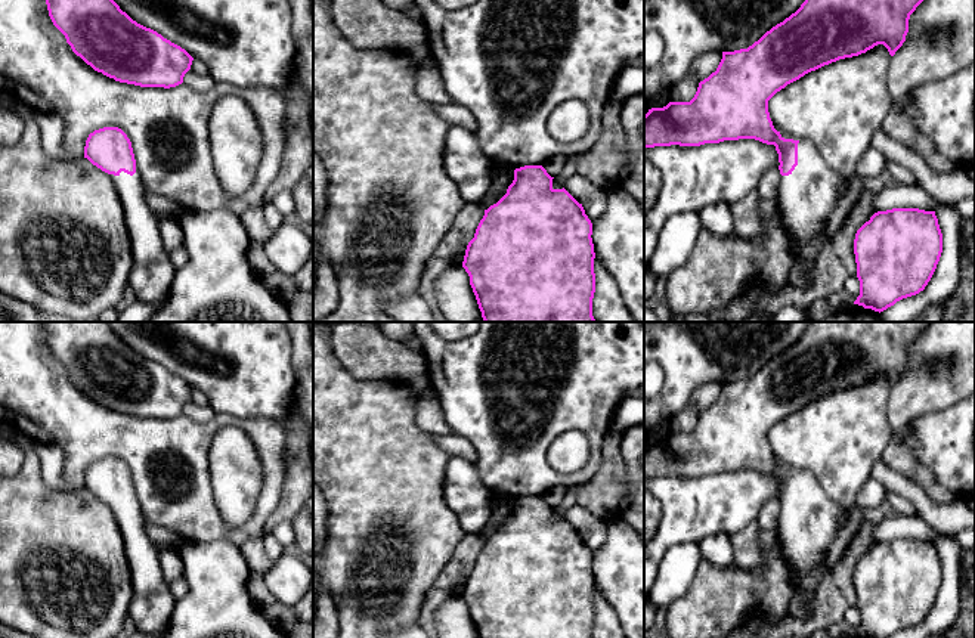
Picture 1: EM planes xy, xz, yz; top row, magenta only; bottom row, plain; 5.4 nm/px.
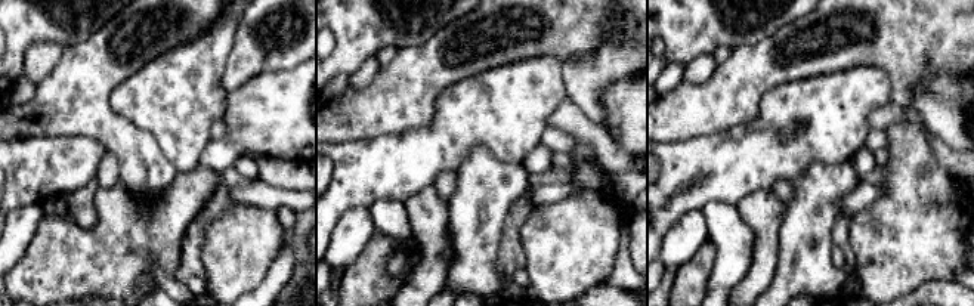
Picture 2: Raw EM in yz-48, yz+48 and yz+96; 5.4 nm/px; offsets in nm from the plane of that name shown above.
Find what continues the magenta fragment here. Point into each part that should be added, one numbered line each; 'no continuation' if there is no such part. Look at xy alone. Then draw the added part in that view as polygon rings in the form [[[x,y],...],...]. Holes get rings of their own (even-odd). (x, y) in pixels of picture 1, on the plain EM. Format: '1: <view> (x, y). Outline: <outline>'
1: xy (151, 609). Outline: [[[136,498],[133,507],[121,502],[109,505],[120,526],[124,552],[131,572],[133,597],[129,617],[143,635],[161,637],[170,626],[176,598],[165,582],[160,551],[146,533],[146,518]]]

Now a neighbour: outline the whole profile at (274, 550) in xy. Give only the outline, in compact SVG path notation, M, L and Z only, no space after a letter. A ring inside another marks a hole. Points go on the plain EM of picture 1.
M264 533L263 548L272 561L276 561L287 551L272 533Z

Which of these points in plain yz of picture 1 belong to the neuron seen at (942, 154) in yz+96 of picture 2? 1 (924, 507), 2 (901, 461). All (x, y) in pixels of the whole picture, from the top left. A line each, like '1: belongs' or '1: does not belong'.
1: does not belong
2: belongs

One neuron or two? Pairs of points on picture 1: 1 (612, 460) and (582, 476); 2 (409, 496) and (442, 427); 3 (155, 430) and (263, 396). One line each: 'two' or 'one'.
1: two
2: two
3: two

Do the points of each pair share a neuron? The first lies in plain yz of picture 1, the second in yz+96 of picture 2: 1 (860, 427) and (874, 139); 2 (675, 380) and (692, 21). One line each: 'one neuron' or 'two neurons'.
1: two neurons
2: one neuron

